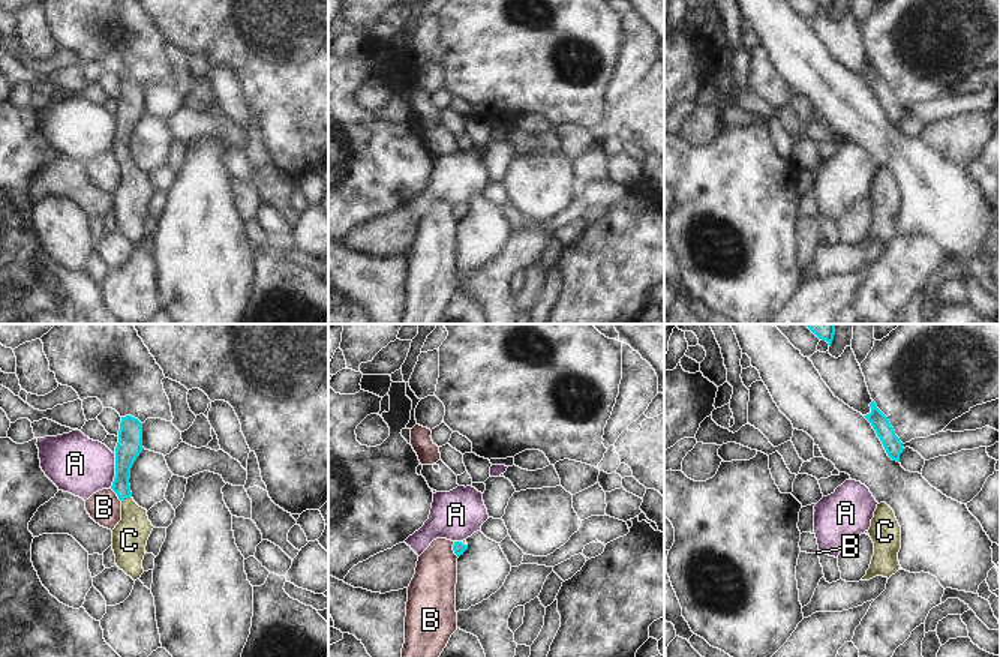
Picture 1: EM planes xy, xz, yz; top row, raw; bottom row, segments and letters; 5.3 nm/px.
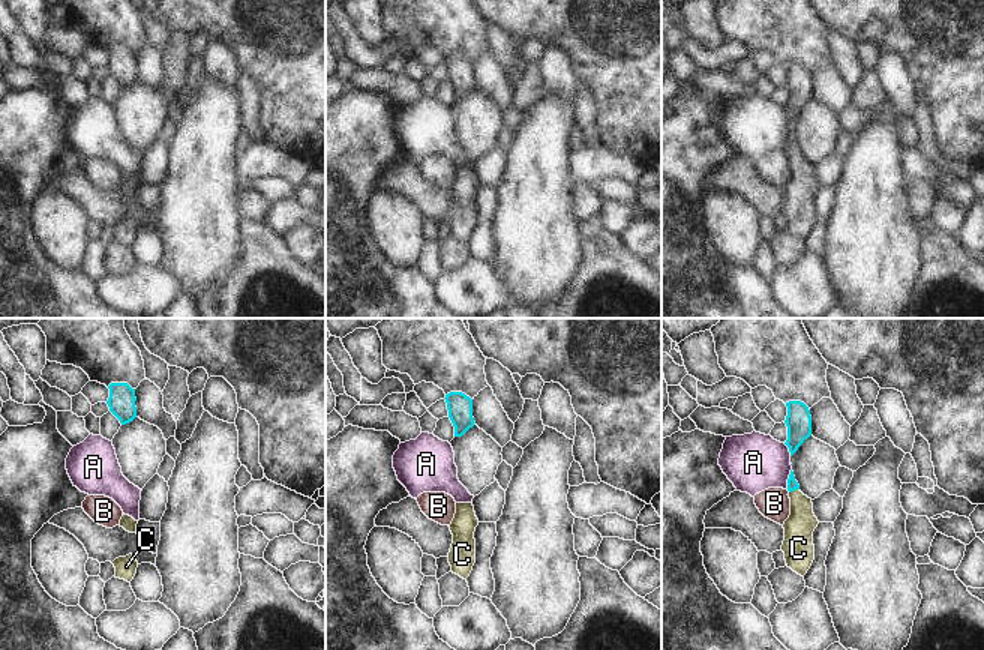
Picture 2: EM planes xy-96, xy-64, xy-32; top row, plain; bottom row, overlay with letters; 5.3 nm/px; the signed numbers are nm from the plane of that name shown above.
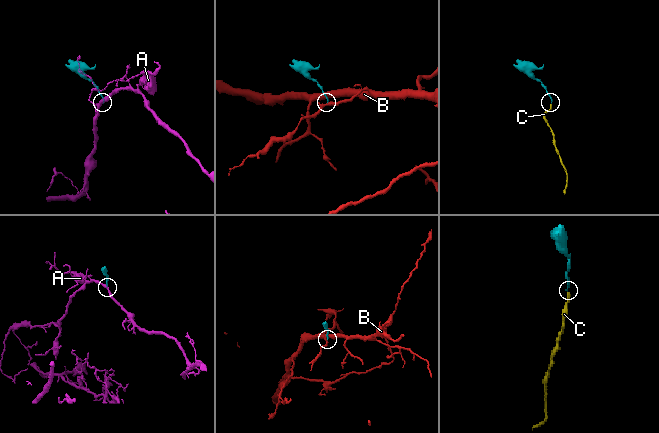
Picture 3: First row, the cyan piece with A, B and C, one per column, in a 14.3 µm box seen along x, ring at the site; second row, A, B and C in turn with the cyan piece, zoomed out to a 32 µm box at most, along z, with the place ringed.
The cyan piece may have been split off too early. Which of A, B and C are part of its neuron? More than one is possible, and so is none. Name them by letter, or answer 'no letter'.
C

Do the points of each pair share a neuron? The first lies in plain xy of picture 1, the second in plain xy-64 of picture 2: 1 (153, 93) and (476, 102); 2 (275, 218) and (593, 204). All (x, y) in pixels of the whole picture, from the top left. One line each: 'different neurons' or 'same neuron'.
1: different neurons
2: different neurons

